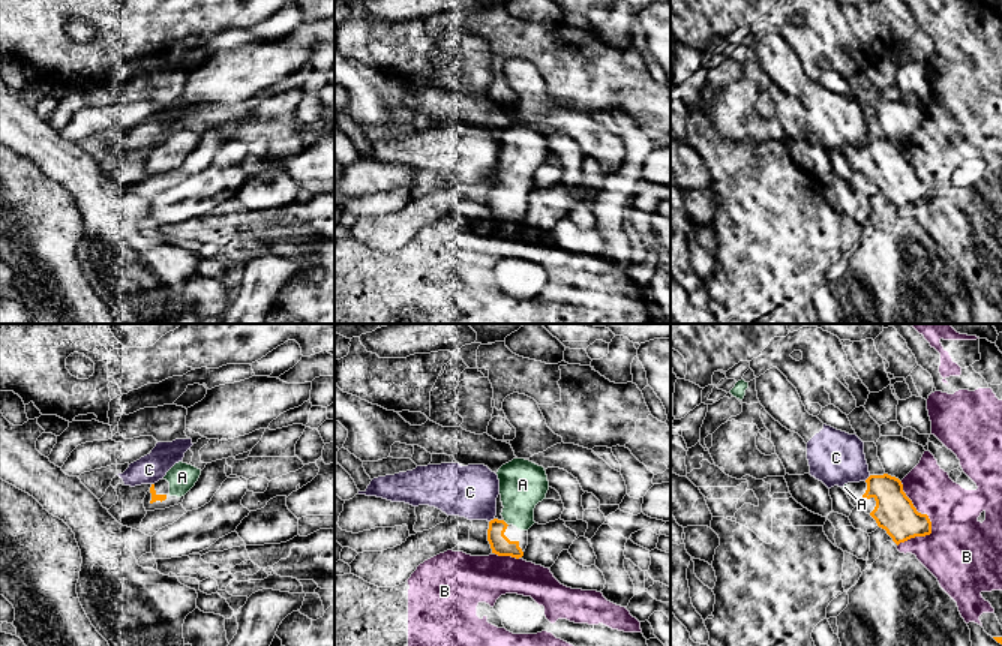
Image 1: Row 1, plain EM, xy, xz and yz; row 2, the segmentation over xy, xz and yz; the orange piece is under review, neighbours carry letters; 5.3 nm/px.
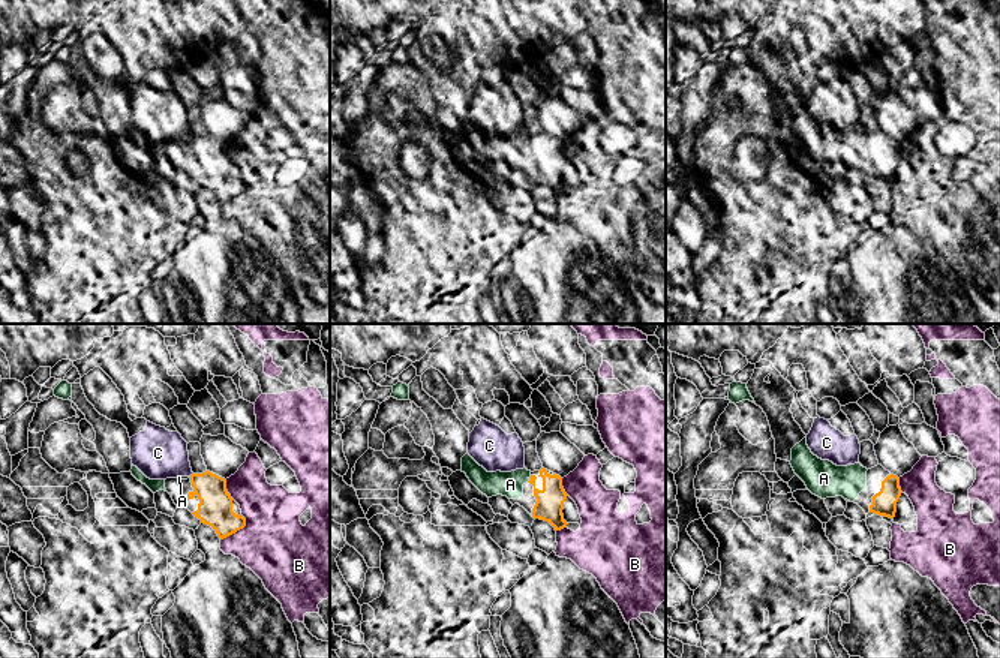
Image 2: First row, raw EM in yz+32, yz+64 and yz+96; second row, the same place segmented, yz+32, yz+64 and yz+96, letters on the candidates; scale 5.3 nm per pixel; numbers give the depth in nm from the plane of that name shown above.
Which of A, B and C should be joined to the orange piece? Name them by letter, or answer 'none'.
A

